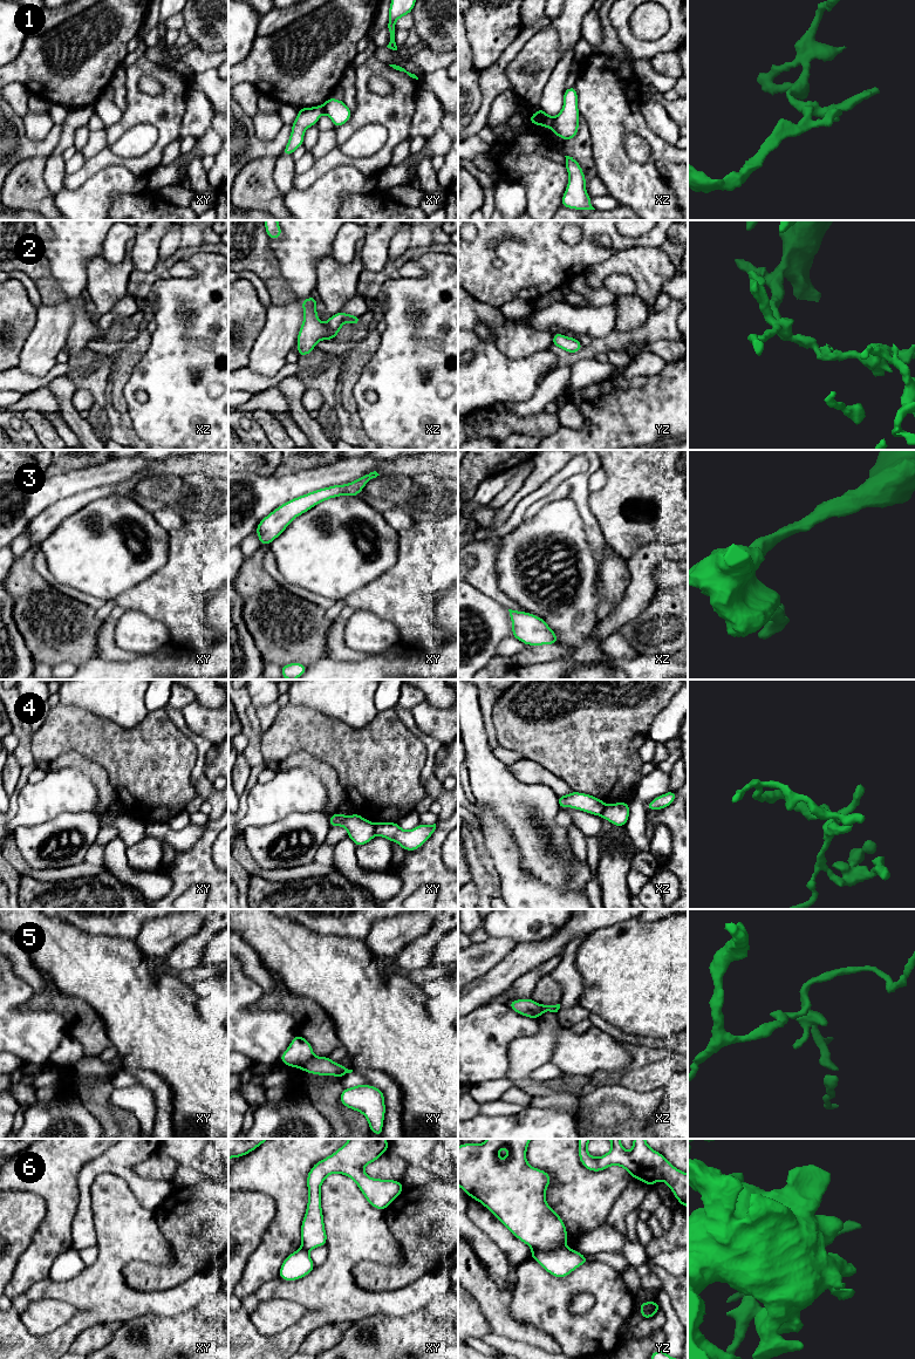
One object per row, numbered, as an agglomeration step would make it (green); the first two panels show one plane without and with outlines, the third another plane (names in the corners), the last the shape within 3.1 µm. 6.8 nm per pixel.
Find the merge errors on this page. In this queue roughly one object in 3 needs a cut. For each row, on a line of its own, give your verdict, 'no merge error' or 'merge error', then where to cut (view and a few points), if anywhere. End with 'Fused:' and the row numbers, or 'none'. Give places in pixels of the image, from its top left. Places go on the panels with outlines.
1: merge error | xz (553, 117), (550, 127)
2: no merge error | no cut
3: no merge error | no cut
4: merge error | xy (374, 824), (374, 832), (376, 834)
5: merge error | xy (313, 1056), (301, 1069)
6: merge error | yz (565, 1247), (532, 1251)
Fused: 1, 4, 5, 6

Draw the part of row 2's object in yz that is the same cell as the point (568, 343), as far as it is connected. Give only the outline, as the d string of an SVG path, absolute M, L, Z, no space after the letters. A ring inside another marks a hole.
M553 333L553 342L555 347L559 347L571 354L574 354L582 349L582 344L575 337L566 337L562 334Z

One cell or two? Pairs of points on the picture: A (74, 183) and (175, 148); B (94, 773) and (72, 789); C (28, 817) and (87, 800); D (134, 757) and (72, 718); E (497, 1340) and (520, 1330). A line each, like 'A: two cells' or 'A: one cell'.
A: two cells
B: two cells
C: one cell
D: one cell
E: two cells

